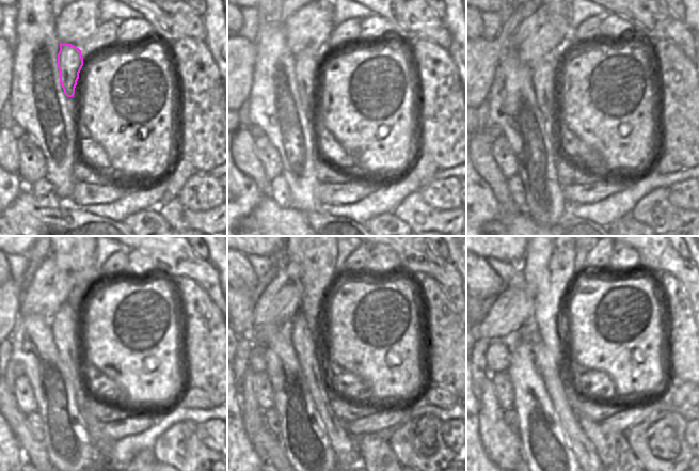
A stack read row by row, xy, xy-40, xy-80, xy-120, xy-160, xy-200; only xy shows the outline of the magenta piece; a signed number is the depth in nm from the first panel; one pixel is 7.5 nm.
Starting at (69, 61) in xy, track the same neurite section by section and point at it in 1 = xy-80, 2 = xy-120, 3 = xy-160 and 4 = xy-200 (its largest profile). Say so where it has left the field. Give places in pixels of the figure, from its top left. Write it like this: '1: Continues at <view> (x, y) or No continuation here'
1: Continues at xy-80 (543, 76)
2: Continues at xy-120 (64, 322)
3: Continues at xy-160 (304, 341)
4: Continues at xy-200 (551, 372)

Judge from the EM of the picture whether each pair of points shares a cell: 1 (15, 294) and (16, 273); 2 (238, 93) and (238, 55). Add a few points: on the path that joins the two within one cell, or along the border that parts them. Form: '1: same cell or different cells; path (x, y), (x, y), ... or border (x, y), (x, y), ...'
1: different cells; border (30, 260), (22, 277), (19, 280), (12, 280)
2: same cell; path (238, 83), (238, 64)

